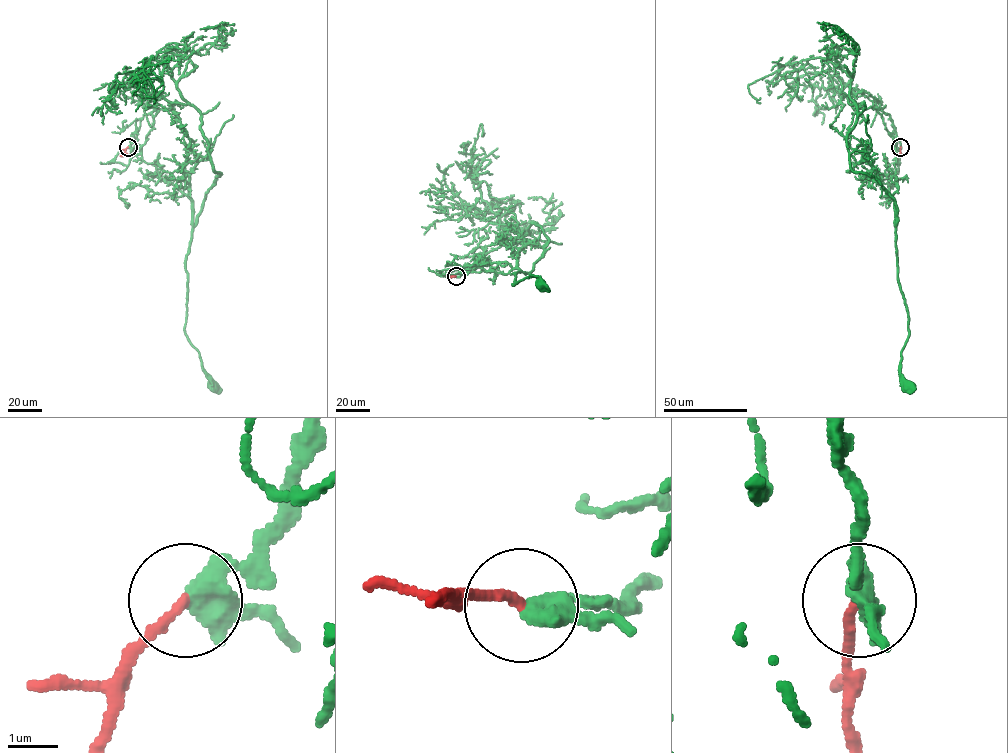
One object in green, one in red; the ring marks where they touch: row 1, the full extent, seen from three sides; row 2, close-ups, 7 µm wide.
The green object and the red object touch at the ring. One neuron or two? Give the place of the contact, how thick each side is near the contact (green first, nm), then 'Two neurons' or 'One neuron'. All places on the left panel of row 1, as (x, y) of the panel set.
Place: (128, 147). Thickness 400 nm (green) against 190 nm. One neuron

